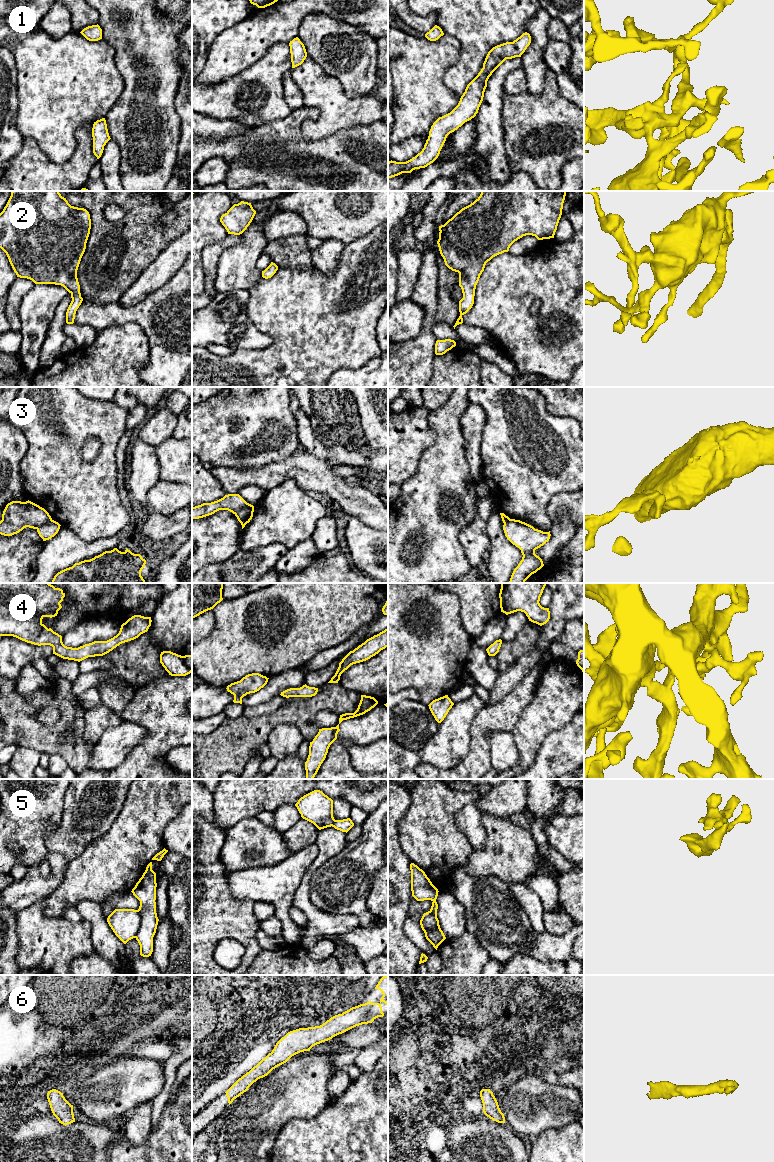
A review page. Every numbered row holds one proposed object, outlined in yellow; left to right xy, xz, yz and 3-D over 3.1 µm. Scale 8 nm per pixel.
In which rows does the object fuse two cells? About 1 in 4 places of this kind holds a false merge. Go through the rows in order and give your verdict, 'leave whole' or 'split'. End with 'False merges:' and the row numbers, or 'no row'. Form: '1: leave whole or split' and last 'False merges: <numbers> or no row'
1: leave whole
2: leave whole
3: split
4: leave whole
5: leave whole
6: leave whole
False merges: 3

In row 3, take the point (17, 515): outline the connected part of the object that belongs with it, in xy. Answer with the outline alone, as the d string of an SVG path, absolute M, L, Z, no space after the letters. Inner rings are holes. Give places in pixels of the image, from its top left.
M29 500L26 502L12 501L3 511L0 534L12 536L26 527L38 529L51 520L51 516L44 508Z

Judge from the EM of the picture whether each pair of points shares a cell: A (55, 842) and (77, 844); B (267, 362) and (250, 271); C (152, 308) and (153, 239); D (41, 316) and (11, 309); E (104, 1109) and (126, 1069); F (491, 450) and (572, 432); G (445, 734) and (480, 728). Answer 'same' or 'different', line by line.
A: same
B: different
C: different
D: different
E: same
F: same
G: different

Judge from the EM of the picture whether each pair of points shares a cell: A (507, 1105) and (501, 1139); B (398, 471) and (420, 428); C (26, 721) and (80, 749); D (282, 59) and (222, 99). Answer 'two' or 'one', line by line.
A: two
B: one
C: one
D: one

